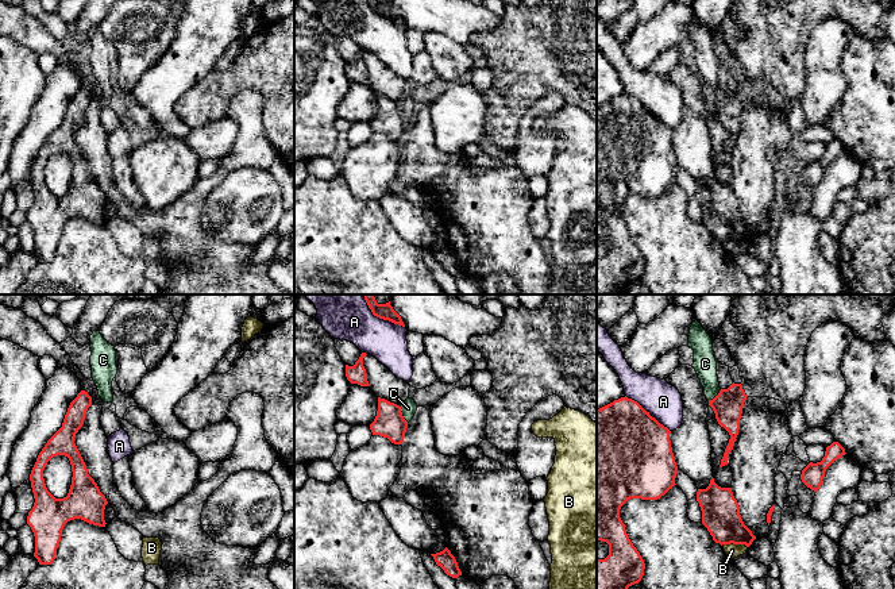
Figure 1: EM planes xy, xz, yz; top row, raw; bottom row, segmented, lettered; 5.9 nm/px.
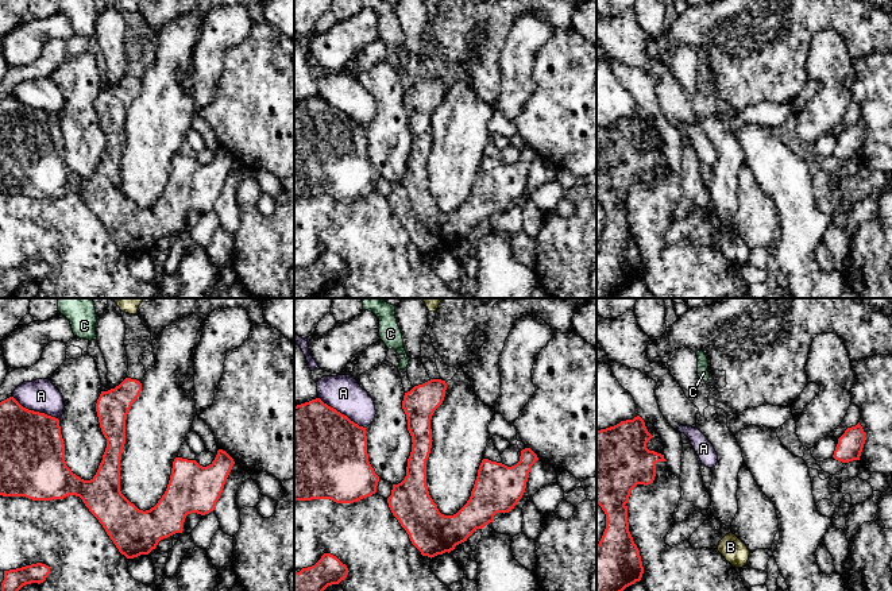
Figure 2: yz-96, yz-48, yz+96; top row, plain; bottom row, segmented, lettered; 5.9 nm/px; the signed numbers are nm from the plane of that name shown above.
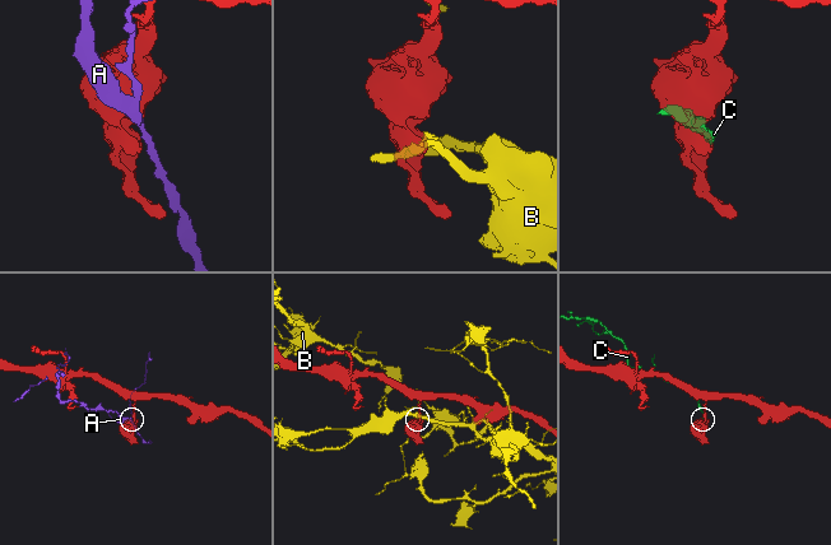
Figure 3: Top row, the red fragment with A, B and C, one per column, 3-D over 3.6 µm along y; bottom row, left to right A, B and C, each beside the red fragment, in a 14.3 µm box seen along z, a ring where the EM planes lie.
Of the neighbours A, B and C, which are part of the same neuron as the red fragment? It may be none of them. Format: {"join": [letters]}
{"join": []}

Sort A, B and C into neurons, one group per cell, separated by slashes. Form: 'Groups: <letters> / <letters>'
Groups: A / B / C

